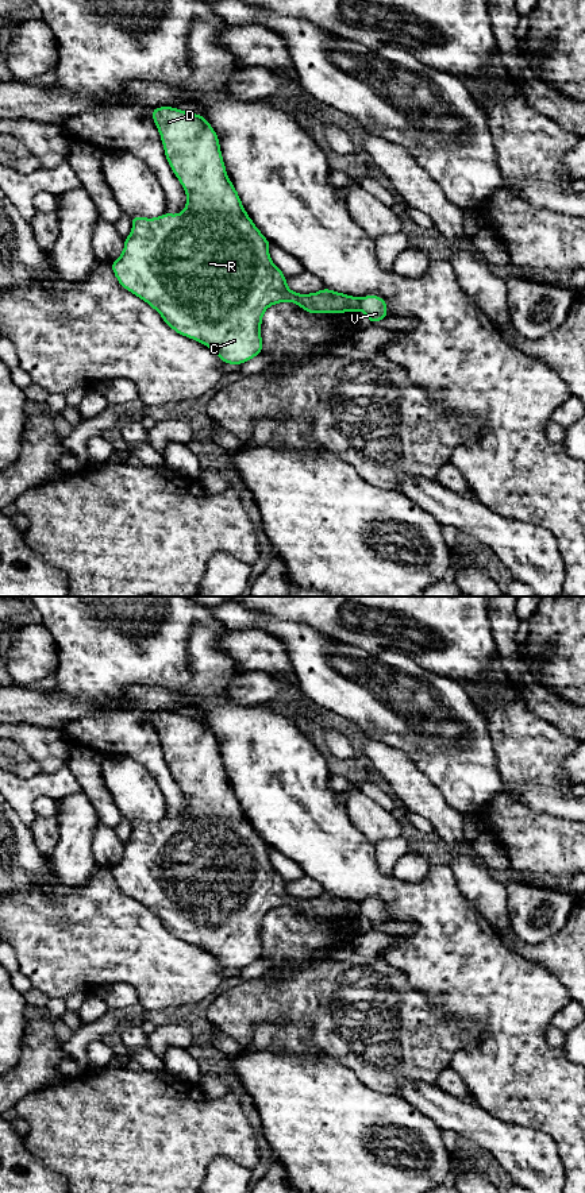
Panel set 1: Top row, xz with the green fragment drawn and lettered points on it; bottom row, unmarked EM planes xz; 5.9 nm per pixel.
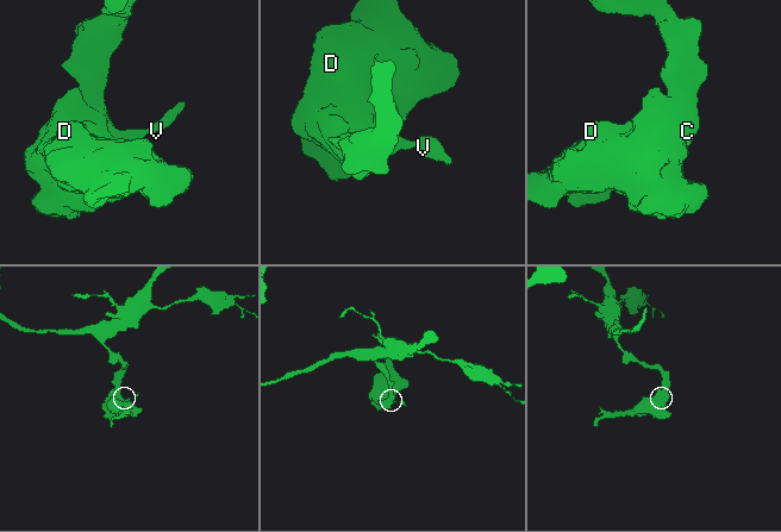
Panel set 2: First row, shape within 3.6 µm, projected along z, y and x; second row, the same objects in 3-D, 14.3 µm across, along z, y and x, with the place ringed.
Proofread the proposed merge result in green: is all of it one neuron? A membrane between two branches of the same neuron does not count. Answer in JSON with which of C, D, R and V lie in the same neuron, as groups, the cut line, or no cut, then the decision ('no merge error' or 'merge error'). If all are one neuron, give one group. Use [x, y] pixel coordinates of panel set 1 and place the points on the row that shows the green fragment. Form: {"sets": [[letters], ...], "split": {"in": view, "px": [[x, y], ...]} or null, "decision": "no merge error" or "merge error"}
{"sets": [["C", "D", "R"], ["V"]], "split": {"in": "xz", "px": [[357, 298], [360, 309]]}, "decision": "merge error"}

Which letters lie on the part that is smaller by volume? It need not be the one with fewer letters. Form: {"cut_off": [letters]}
{"cut_off": ["V"]}

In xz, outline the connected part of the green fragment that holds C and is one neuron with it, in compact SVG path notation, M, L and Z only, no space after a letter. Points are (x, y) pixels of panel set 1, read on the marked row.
M174 107L151 109L168 163L186 193L185 209L178 215L165 212L147 219L131 216L131 233L124 238L122 255L111 269L122 287L157 310L166 325L178 335L211 348L224 364L243 364L262 352L261 325L265 310L290 301L307 313L347 313L359 310L358 298L327 287L309 294L292 292L285 274L272 262L270 242L245 211L240 197L227 175L218 134L203 115Z

